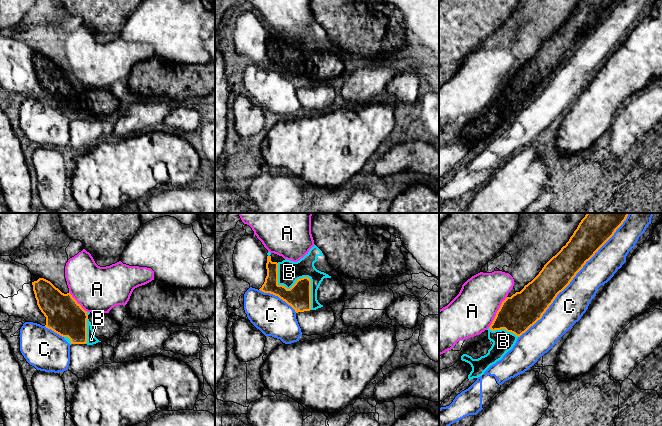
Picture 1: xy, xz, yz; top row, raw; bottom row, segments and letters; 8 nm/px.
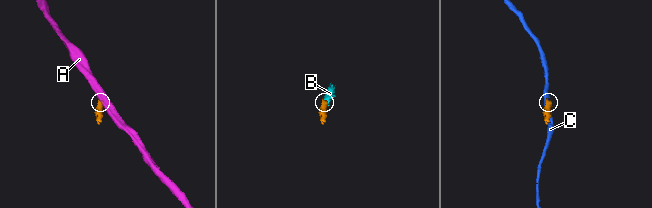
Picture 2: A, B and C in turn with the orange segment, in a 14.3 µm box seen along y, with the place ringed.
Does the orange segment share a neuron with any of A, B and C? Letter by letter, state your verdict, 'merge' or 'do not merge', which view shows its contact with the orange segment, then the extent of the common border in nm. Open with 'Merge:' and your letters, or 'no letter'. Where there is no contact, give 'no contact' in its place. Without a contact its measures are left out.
Merge: B
A: do not merge | yz | 300 nm
B: merge | xz | 460 nm
C: do not merge | yz | 1250 nm

